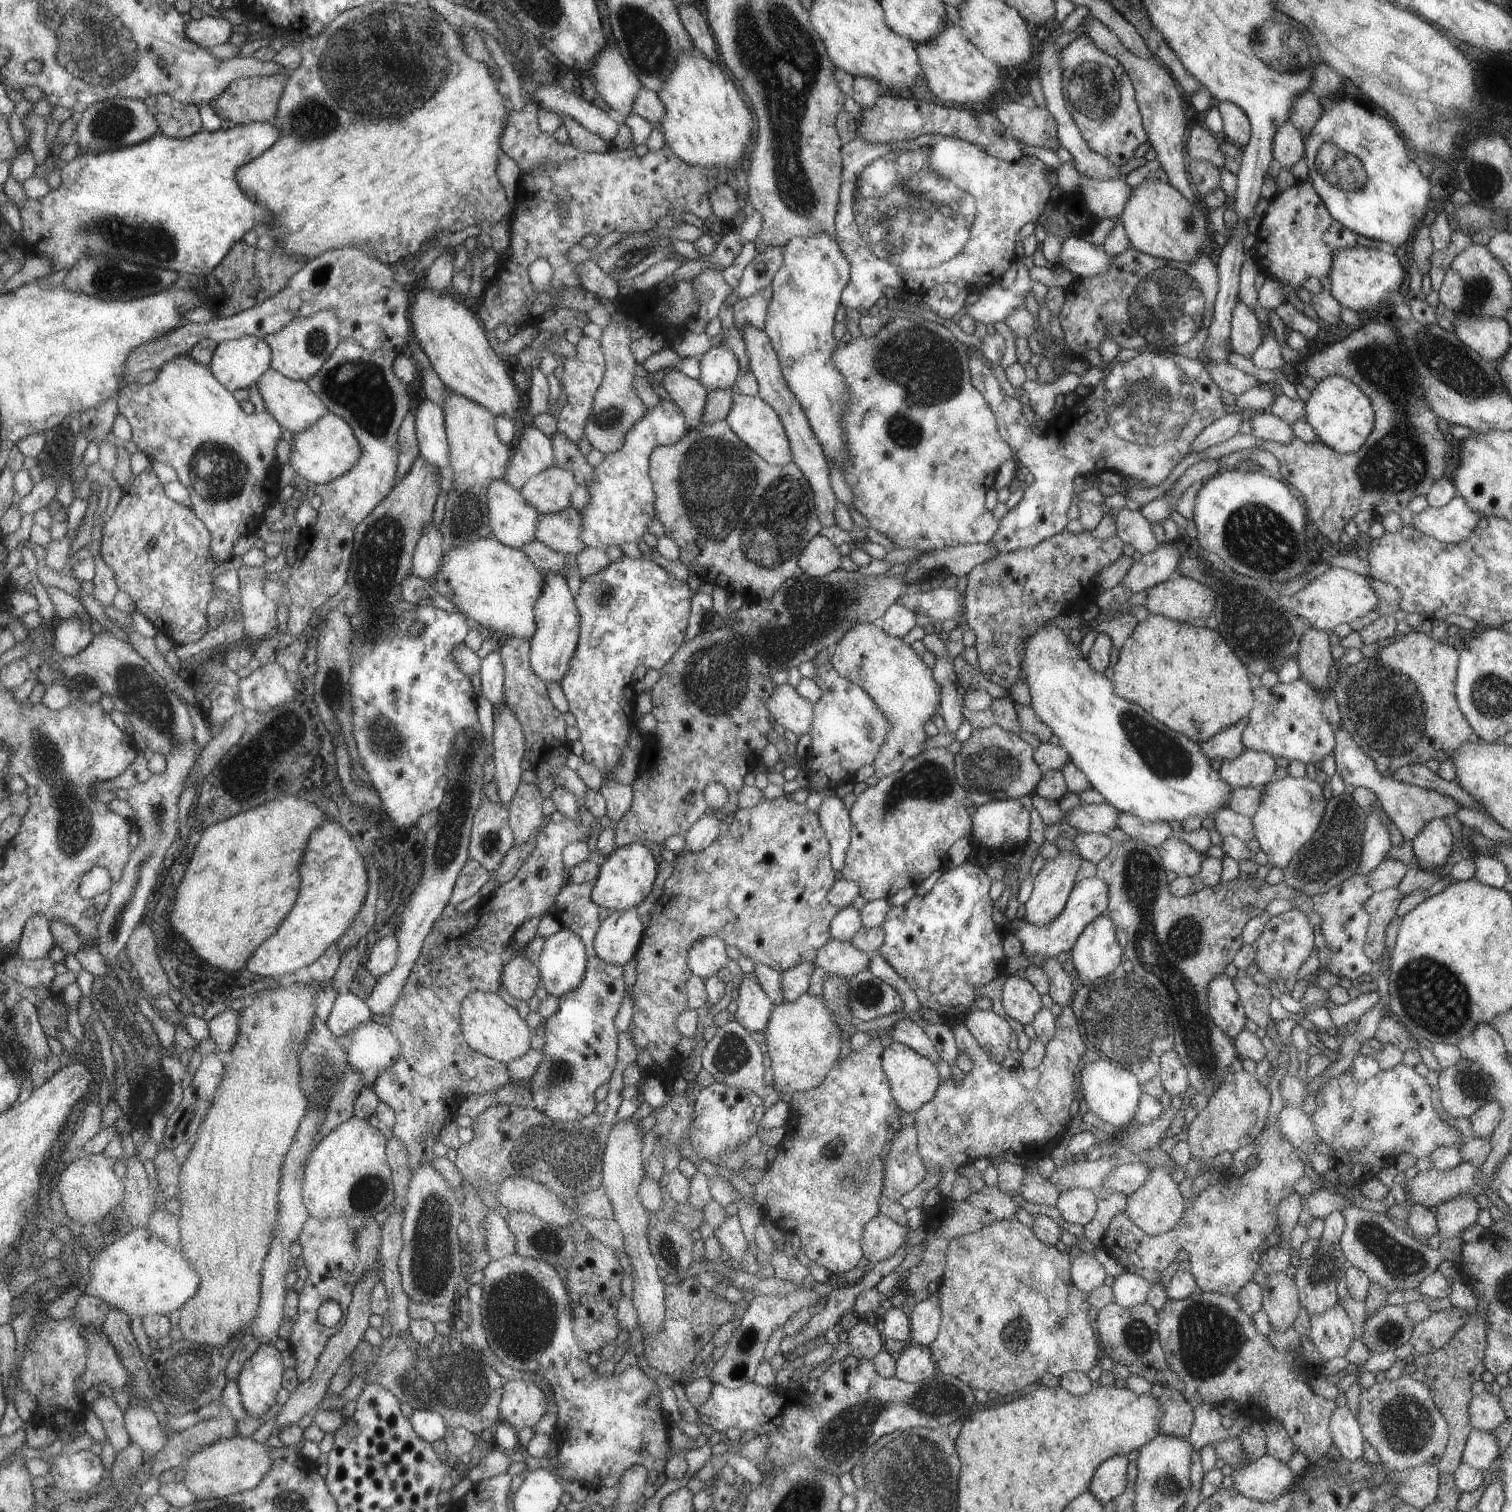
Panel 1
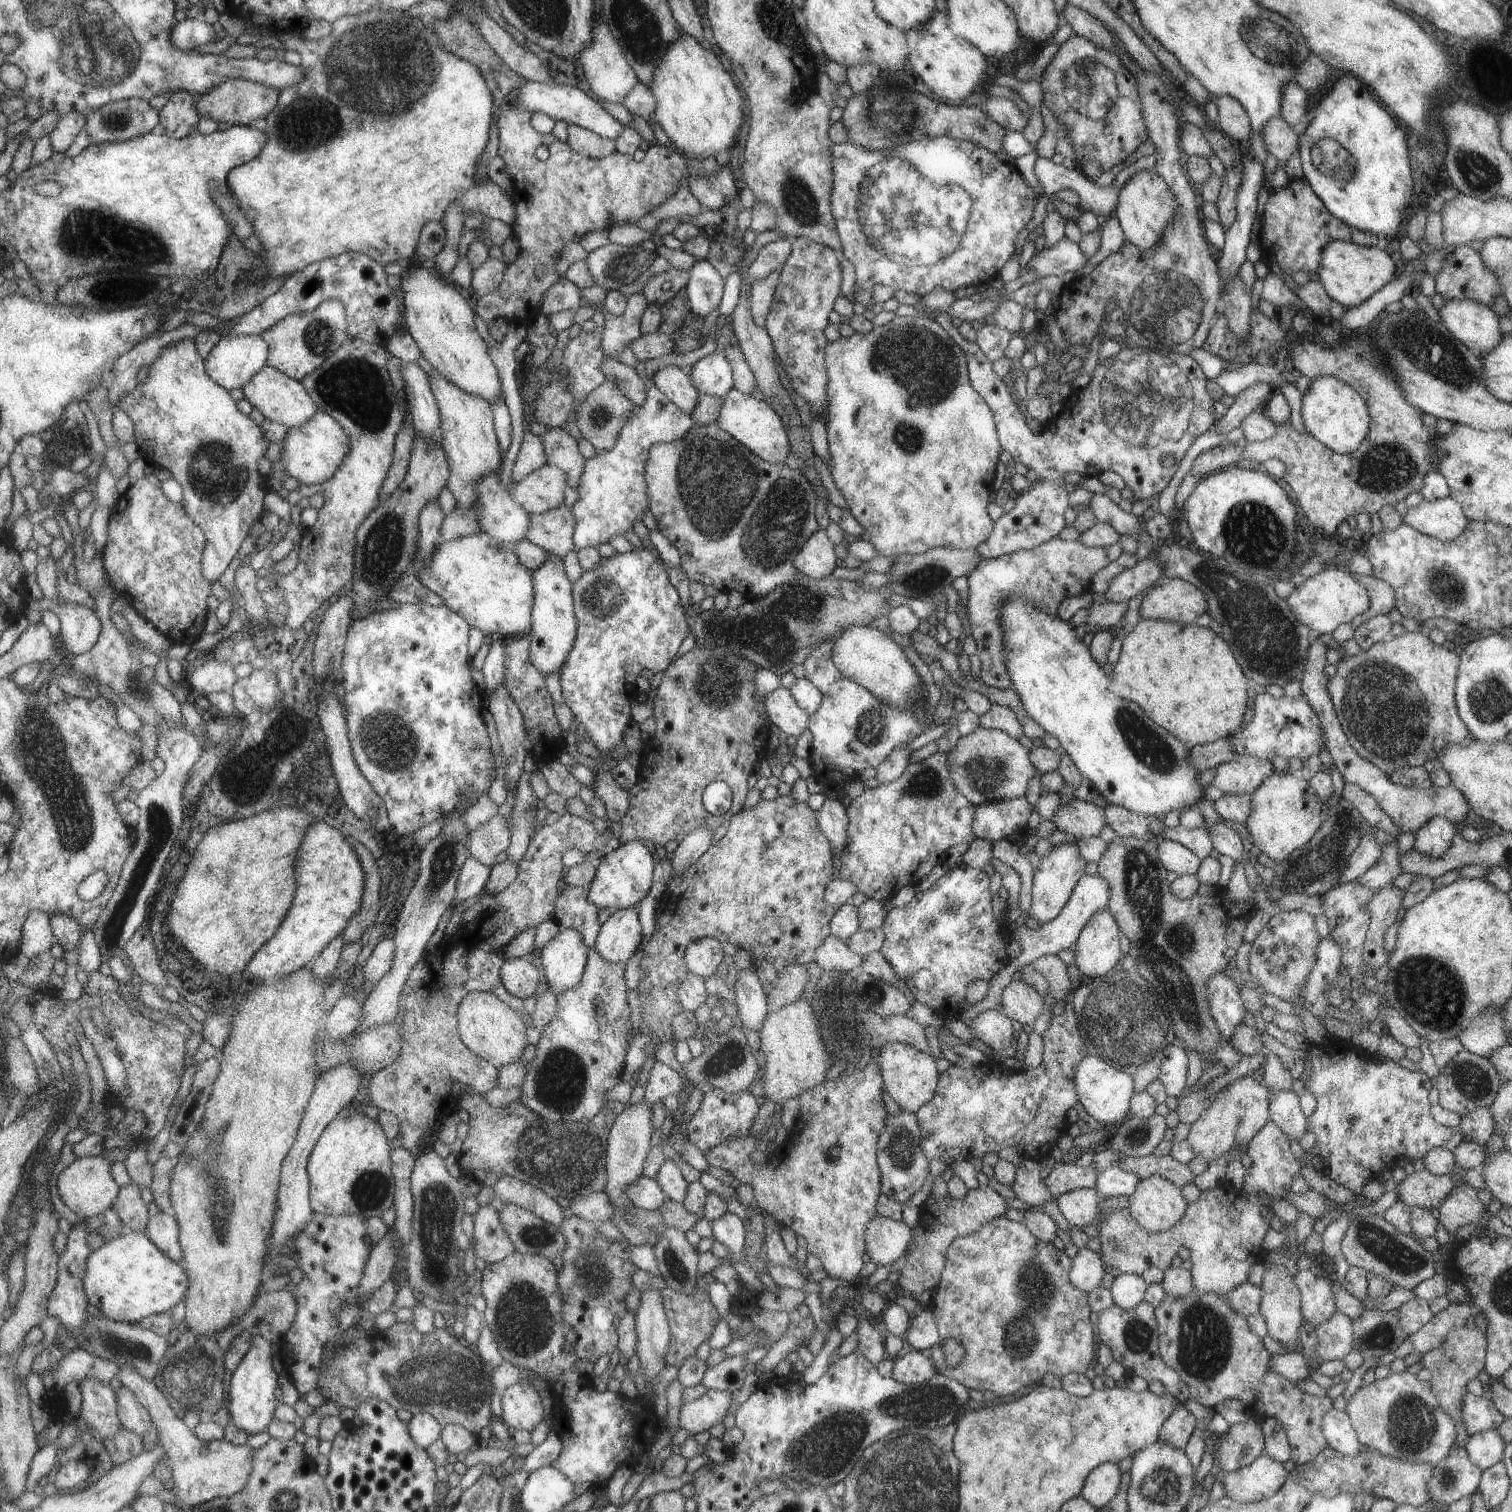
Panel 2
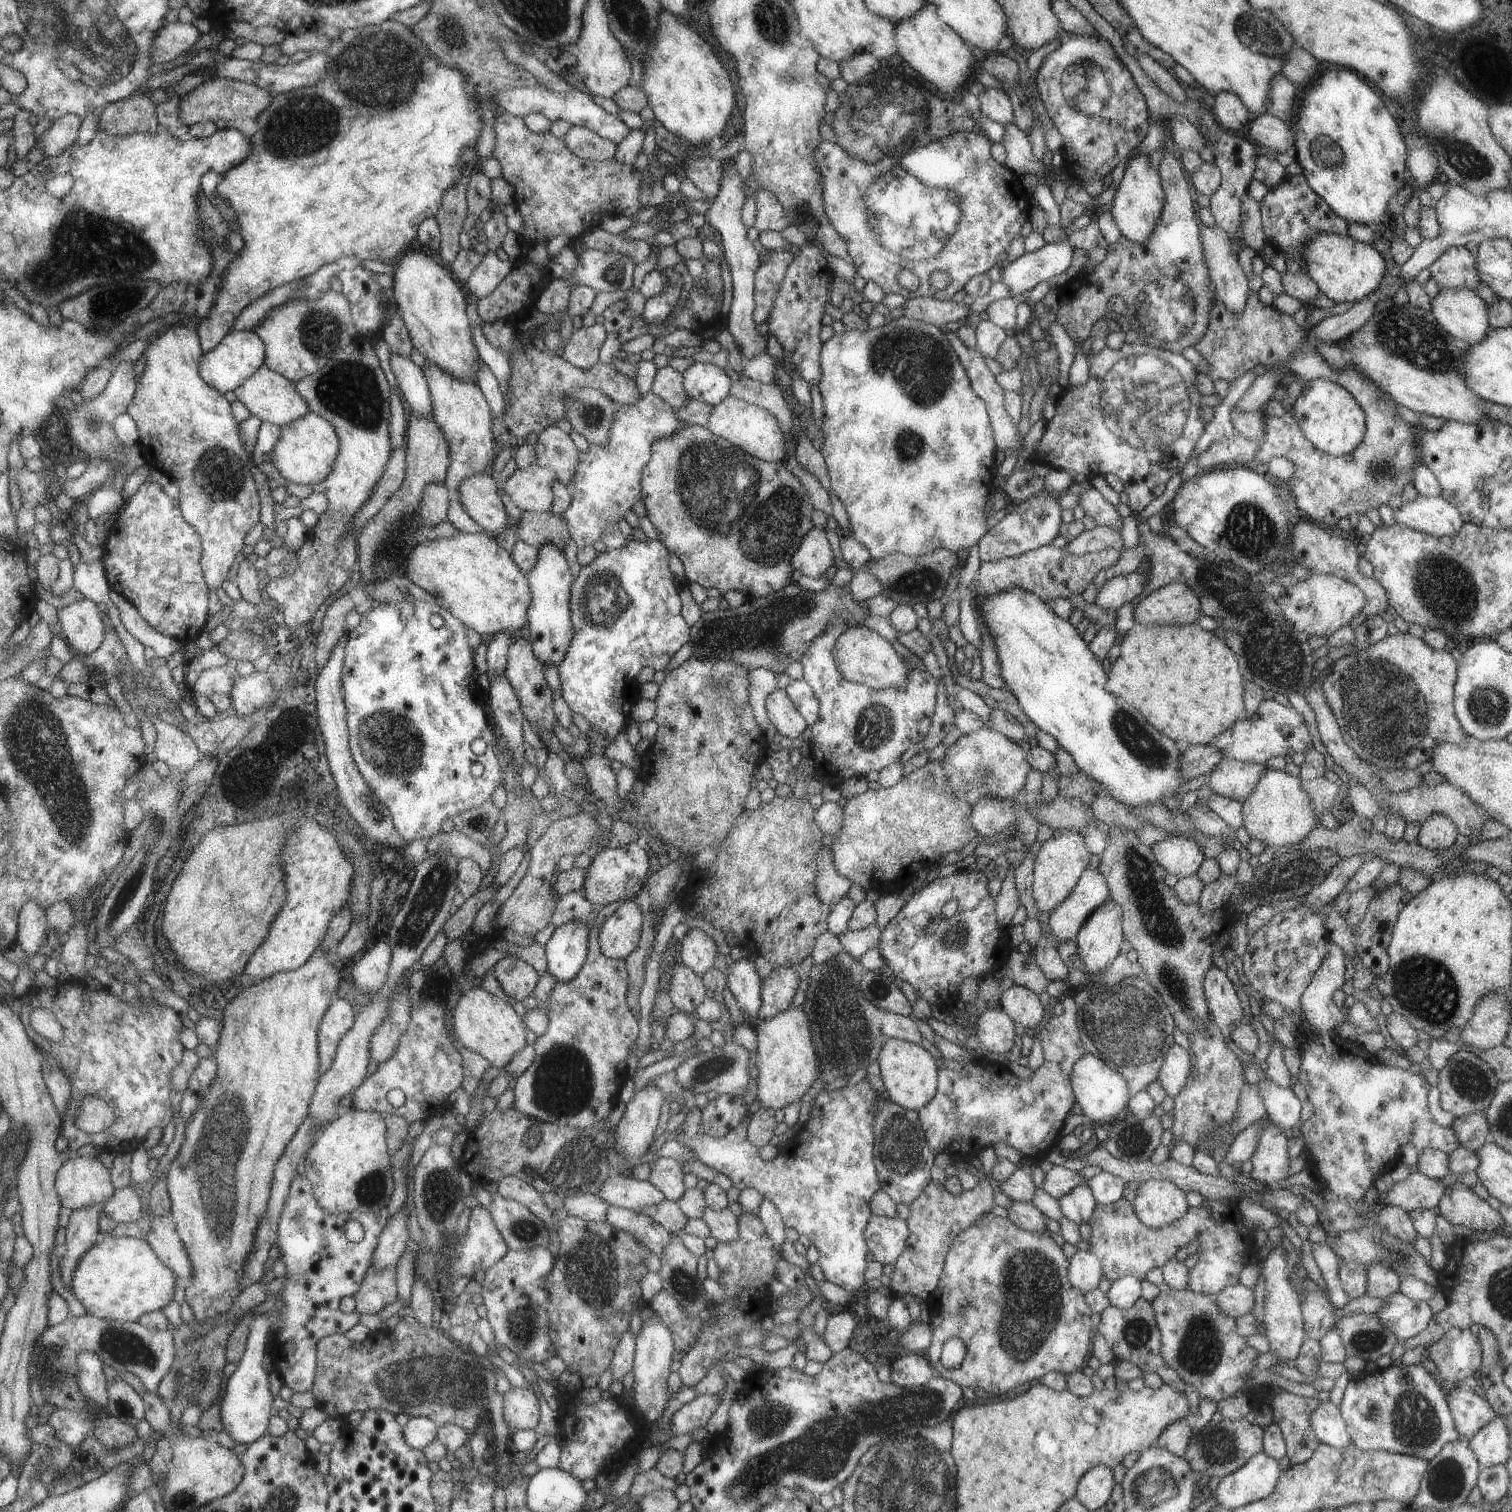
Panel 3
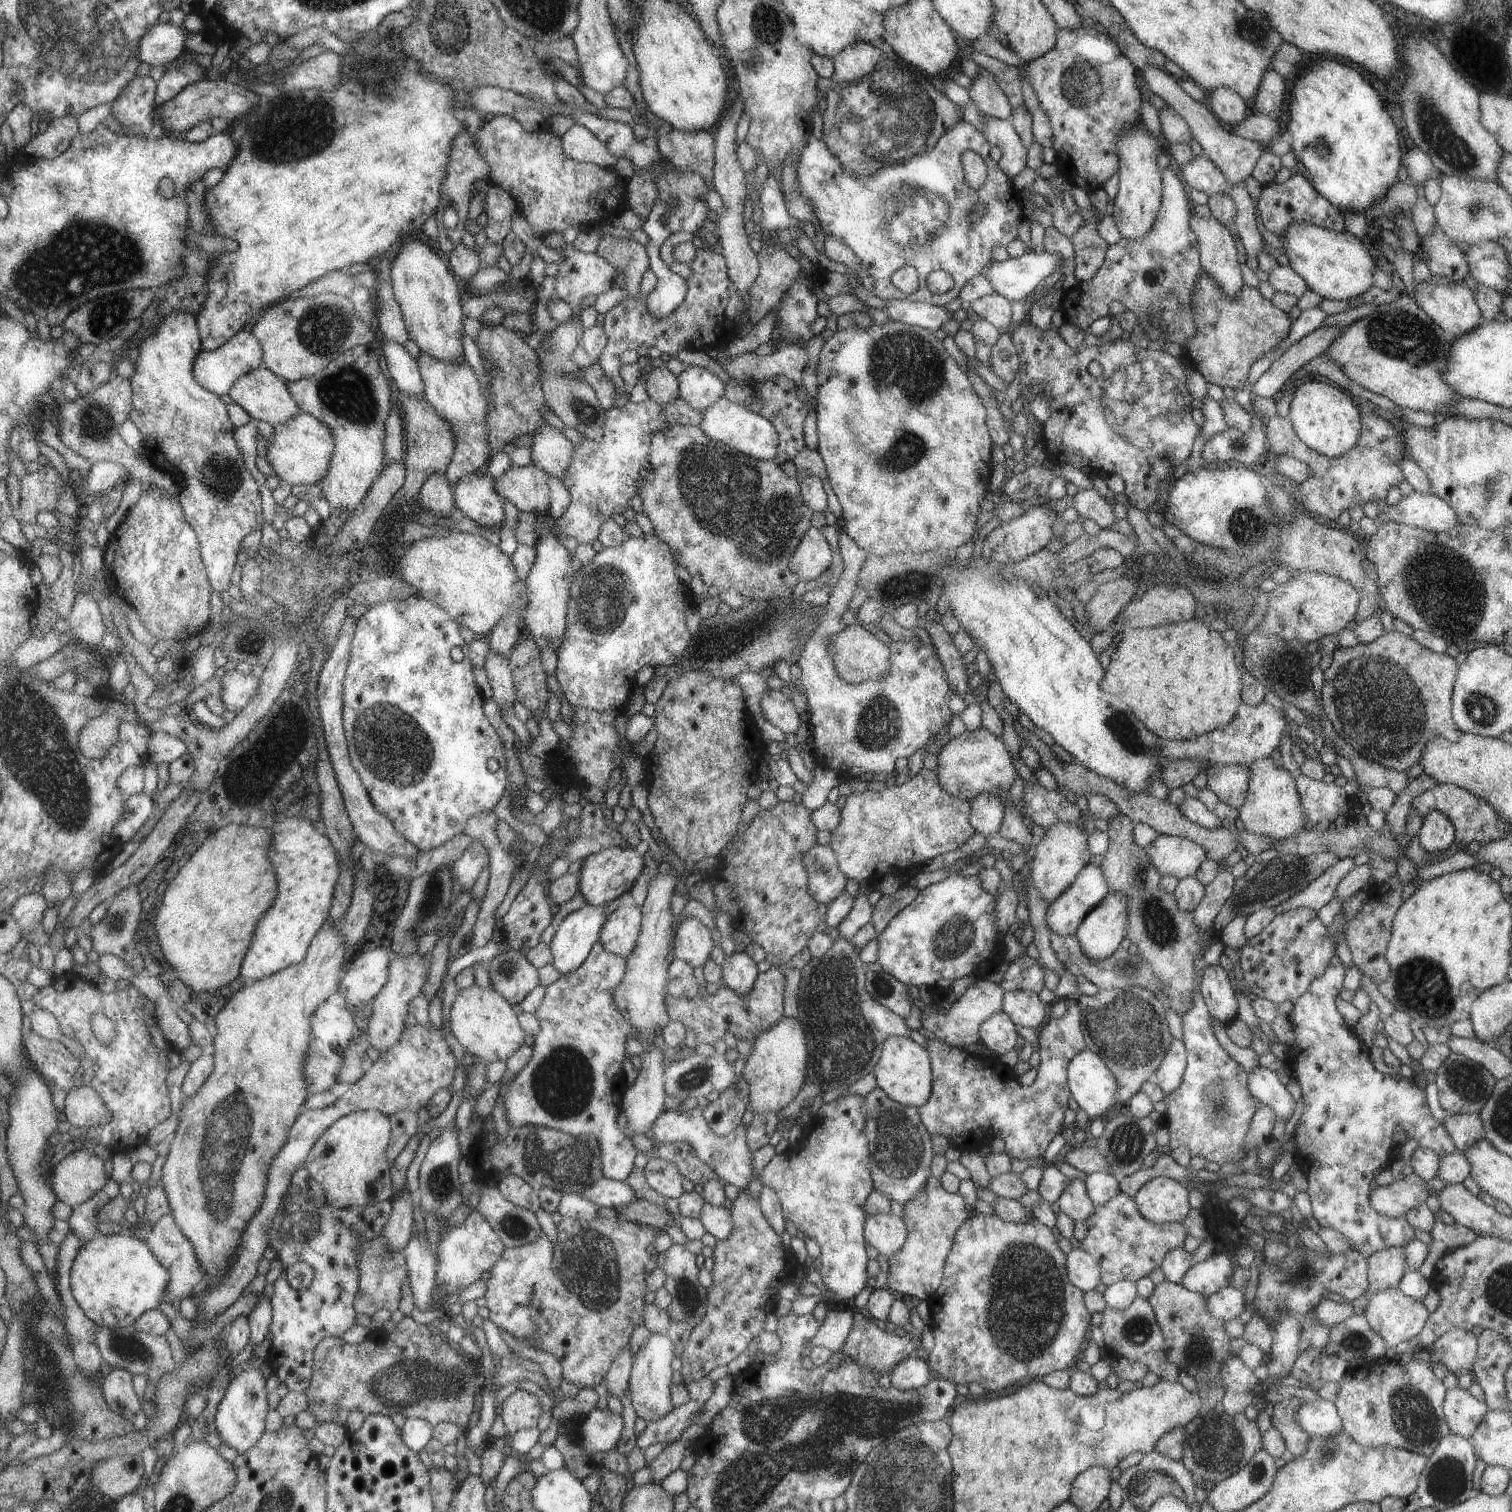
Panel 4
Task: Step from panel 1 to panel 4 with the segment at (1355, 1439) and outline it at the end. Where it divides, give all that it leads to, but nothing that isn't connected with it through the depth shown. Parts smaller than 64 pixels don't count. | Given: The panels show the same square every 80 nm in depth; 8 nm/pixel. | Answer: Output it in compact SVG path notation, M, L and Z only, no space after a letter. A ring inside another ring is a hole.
M1319 1398L1301 1403L1293 1413L1293 1420L1310 1437L1320 1436L1327 1438L1342 1430L1342 1424L1335 1405L1325 1399Z

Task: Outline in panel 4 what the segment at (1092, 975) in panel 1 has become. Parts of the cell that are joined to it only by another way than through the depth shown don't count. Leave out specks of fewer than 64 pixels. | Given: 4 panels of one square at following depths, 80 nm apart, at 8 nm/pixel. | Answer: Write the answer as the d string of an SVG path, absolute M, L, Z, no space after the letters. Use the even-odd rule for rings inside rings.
M1109 890L1108 894L1093 907L1074 935L1086 957L1093 960L1108 958L1126 936L1129 904L1121 891Z

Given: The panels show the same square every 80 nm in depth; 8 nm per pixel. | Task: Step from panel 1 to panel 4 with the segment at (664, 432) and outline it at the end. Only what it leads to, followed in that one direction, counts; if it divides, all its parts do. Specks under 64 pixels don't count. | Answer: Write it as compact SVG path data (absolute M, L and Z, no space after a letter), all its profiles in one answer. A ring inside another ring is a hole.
M651 398L609 409L606 416L600 441L581 436L574 428L561 430L573 442L574 453L563 480L571 501L556 524L563 537L573 536L578 543L598 540L601 525L615 512L622 513L629 507L631 498L638 494L641 470L648 466L652 436L669 426L662 405Z

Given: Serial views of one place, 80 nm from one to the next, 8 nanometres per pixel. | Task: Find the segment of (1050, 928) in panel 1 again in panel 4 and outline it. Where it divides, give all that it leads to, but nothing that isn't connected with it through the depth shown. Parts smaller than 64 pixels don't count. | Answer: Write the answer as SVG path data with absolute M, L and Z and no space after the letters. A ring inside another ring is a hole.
M1087 863L1075 880L1052 900L1045 911L1049 932L1059 936L1073 935L1084 916L1109 892L1101 868Z

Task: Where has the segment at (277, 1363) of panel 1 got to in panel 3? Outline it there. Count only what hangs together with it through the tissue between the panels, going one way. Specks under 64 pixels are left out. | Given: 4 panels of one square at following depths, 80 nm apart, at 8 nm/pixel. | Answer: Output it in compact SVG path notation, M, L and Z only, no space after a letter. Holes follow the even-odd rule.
M268 1314L255 1315L250 1321L250 1337L244 1359L239 1363L225 1386L221 1400L221 1424L223 1430L235 1444L245 1444L247 1447L257 1442L268 1432L273 1416L273 1400L275 1396L269 1386L269 1371L263 1368L263 1360L267 1352L267 1336L272 1330L272 1320Z

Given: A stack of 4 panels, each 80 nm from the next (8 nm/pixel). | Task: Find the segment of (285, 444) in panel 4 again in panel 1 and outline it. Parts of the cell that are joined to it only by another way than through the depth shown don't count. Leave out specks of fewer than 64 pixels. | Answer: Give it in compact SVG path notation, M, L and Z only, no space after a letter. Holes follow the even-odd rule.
M329 412L306 431L294 434L289 464L309 483L322 485L331 482L356 466L362 453L357 437L344 418Z

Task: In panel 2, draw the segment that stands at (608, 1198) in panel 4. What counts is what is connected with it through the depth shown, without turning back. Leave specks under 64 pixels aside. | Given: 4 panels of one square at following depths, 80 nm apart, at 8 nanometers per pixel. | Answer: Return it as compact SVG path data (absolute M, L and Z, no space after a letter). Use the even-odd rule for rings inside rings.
M645 1175L626 1188L626 1197L637 1208L648 1211L661 1209L667 1199L662 1186L655 1179L650 1179Z

